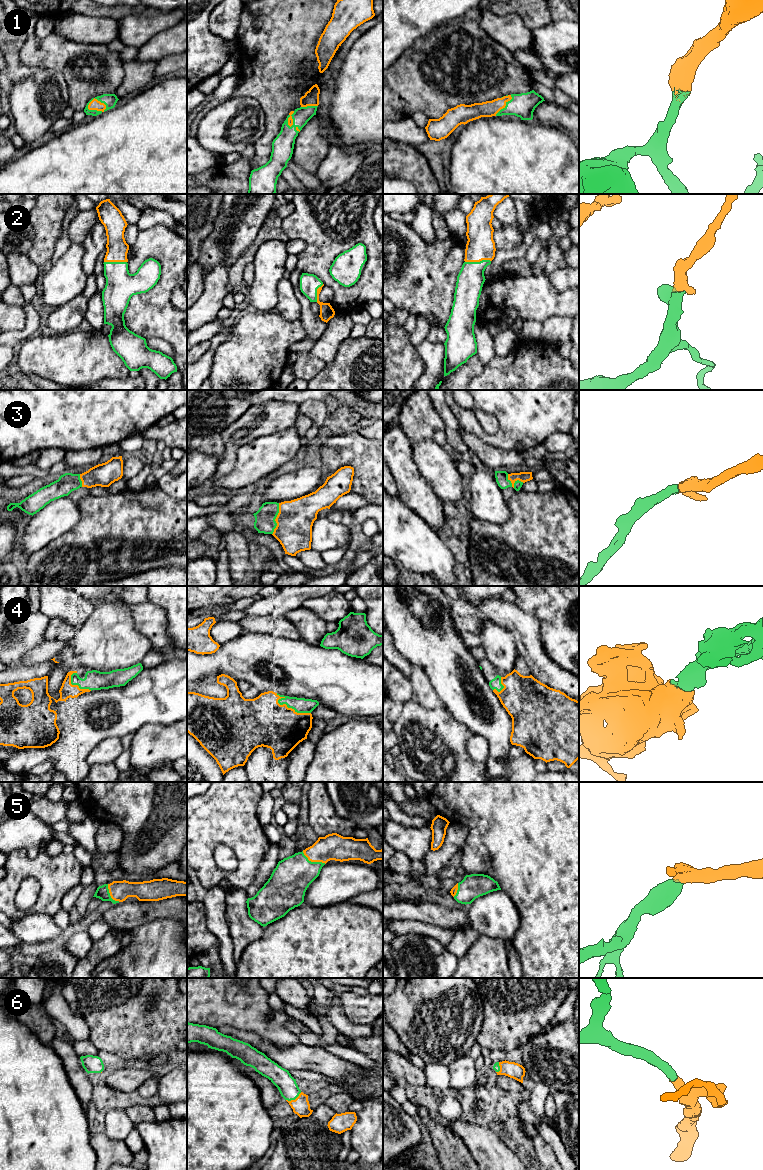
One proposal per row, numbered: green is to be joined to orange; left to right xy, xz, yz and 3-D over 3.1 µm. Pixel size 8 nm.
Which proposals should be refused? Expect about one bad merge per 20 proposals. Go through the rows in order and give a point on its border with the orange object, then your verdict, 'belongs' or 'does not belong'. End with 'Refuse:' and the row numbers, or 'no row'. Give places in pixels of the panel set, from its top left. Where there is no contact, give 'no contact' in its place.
1: xy (96, 109) | belongs
2: yz (477, 261) | belongs
3: xz (275, 519) | belongs
4: xz (290, 708) | belongs
5: xz (313, 861) | belongs
6: xz (293, 1100) | belongs
Refuse: no row

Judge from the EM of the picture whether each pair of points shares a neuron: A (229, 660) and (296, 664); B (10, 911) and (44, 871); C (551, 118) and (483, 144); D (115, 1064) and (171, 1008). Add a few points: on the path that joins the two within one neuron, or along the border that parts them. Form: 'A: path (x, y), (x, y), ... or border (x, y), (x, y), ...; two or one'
A: path (246, 658), (267, 658), (273, 663), (279, 664); one
B: path (10, 896), (10, 885), (24, 871), (29, 871); one
C: border (532, 119), (555, 126); two
D: border (99, 1049), (113, 1053), (123, 1059); two

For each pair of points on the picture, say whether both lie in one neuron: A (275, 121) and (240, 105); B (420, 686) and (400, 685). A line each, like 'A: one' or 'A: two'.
A: two
B: two

